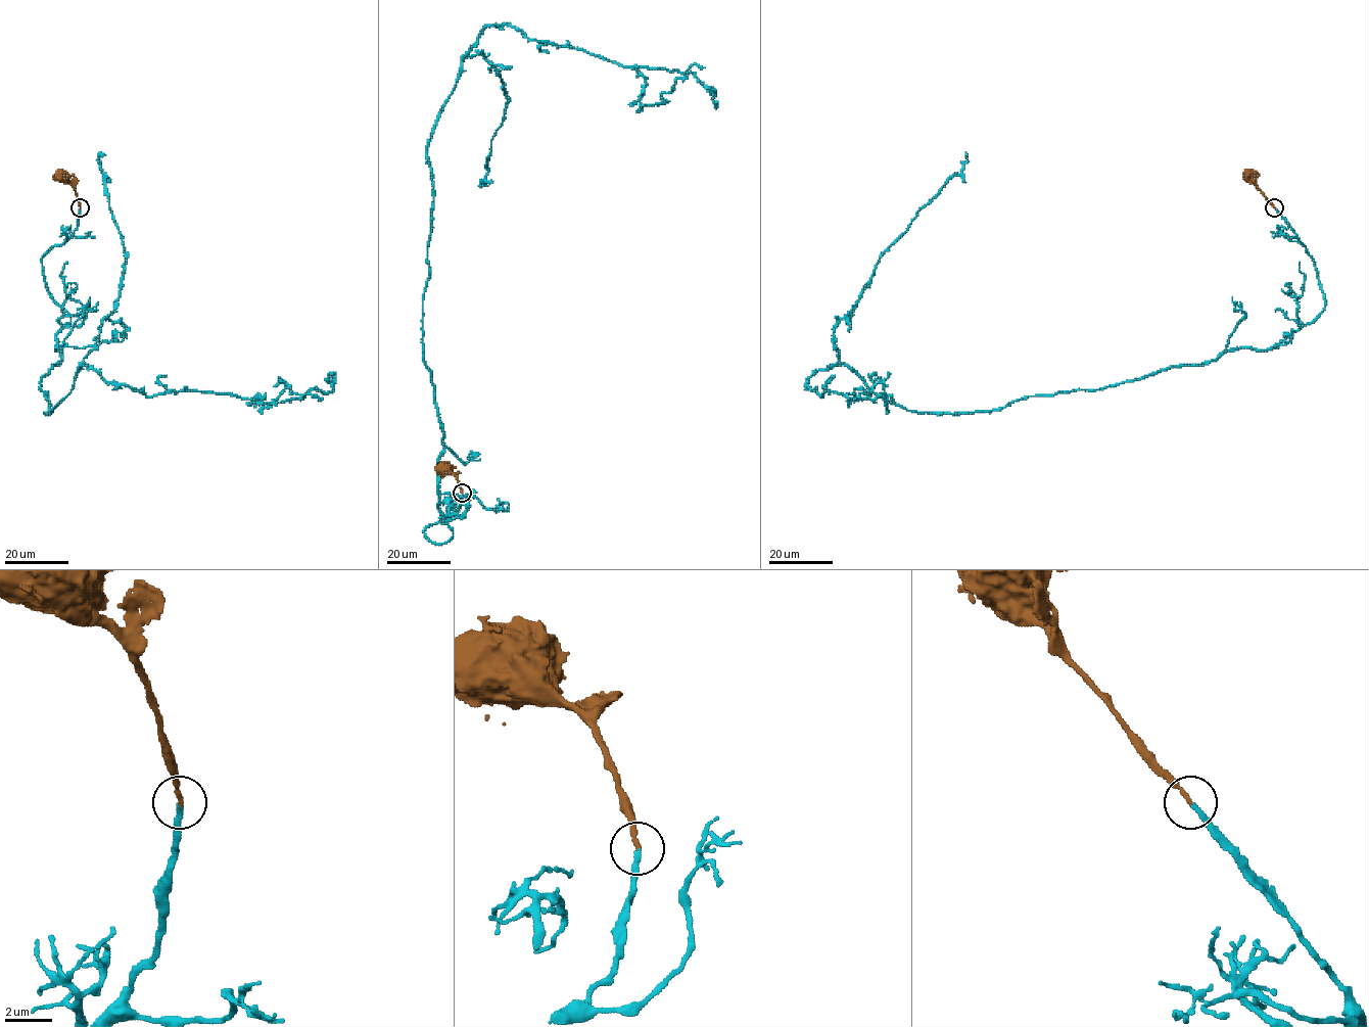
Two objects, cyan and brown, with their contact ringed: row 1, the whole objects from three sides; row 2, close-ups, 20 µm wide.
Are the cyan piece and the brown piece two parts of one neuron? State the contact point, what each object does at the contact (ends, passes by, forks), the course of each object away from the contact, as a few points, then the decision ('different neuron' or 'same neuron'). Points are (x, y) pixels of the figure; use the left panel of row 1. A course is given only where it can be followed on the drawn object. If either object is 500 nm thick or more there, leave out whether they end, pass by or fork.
at (80, 207); cyan ends there; brown ends there; cyan runs (80, 207), (41, 259), (69, 316), (44, 412), (80, 364), (148, 397), (301, 397), (279, 378), (257, 411); brown runs (80, 207), (76, 190), (68, 178), (62, 176); same neuron

